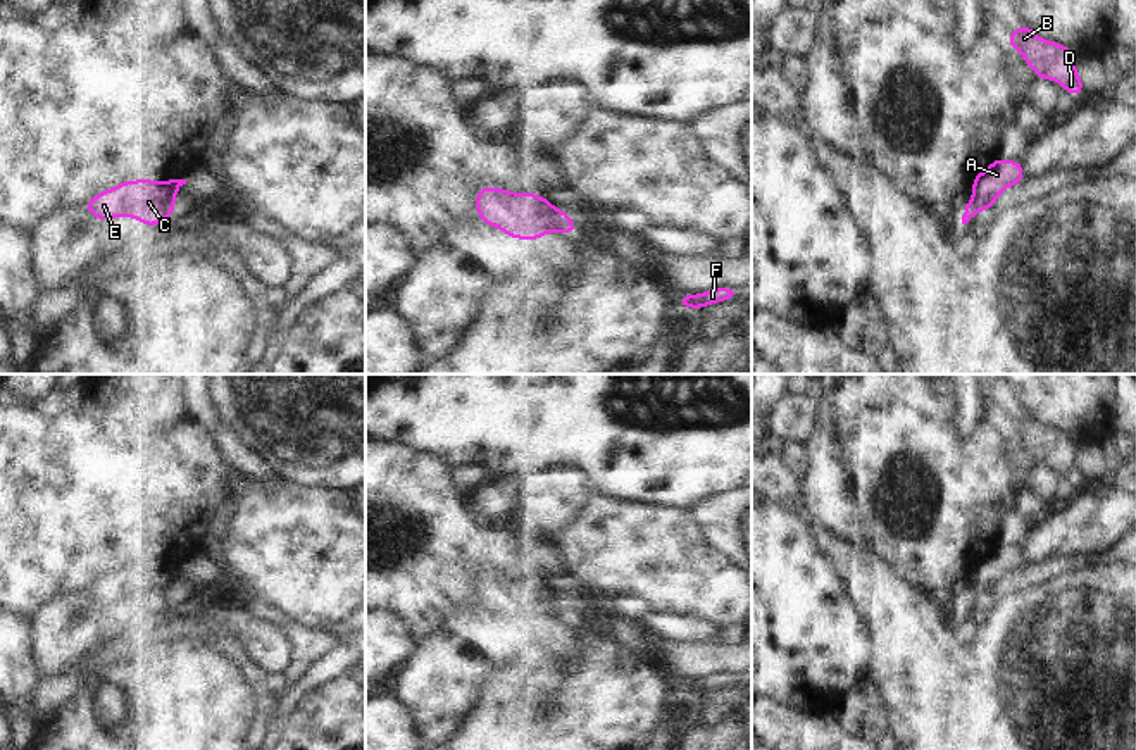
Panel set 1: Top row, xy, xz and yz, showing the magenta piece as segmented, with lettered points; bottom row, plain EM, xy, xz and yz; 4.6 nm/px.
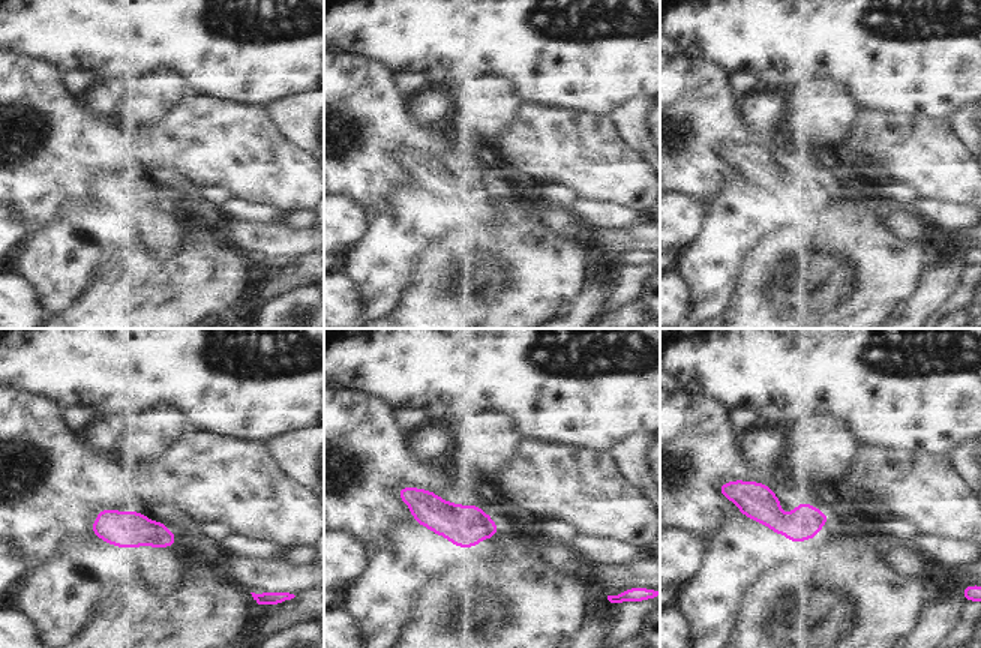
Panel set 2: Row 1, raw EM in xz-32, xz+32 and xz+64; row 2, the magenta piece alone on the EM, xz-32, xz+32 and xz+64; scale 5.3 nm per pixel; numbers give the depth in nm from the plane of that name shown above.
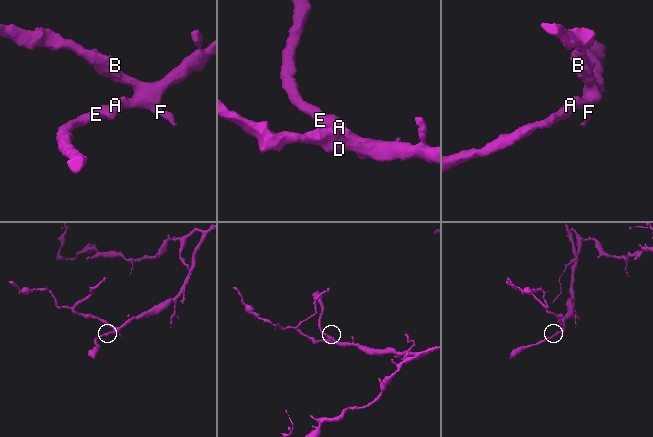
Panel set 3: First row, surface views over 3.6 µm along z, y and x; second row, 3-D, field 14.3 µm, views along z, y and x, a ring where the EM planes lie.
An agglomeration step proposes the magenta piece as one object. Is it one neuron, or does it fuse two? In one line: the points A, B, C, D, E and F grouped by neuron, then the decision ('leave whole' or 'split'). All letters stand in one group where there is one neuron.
A B C D E F | leave whole

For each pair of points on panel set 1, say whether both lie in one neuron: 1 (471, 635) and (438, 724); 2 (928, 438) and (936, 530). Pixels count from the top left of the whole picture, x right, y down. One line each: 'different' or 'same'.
1: same
2: same

